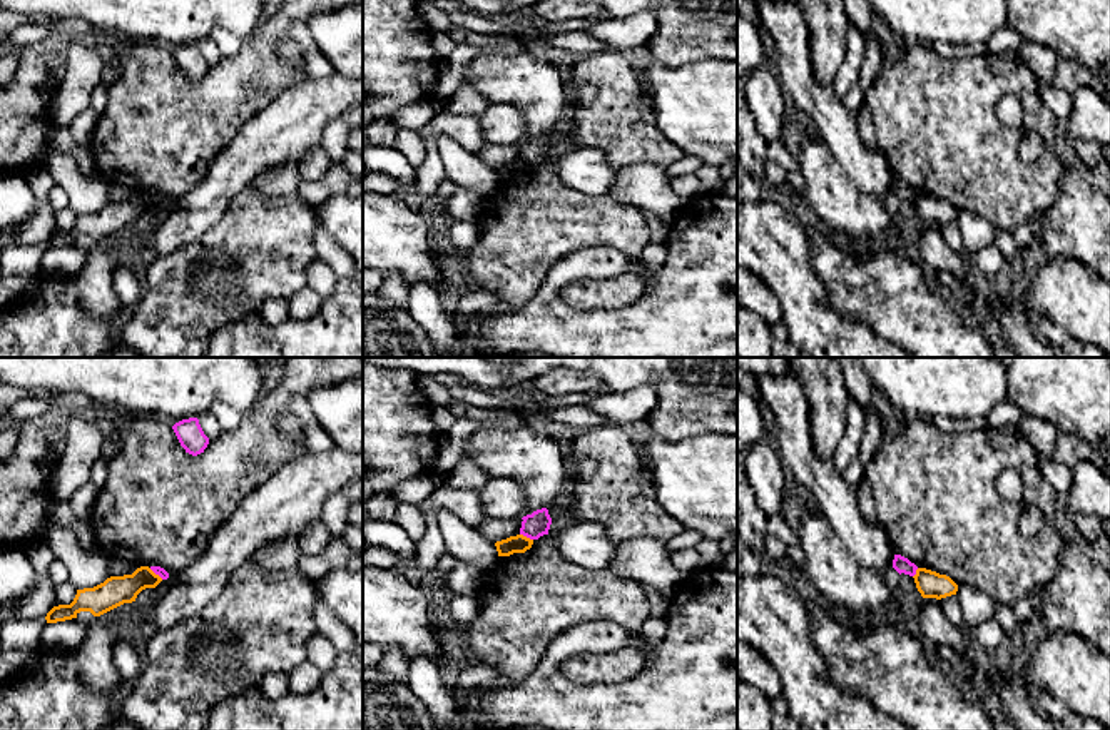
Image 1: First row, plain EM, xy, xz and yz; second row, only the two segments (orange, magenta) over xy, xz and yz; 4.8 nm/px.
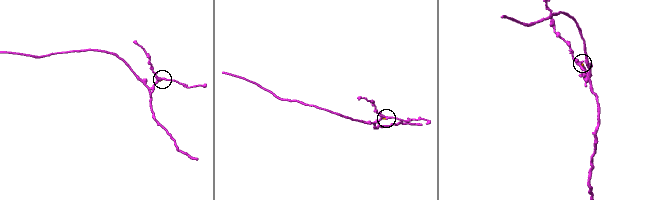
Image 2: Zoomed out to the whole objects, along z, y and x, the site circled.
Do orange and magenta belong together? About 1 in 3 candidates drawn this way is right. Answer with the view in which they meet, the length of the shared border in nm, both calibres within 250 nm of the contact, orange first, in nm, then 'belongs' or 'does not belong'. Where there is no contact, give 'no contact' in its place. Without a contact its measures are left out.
meets orange in xz; contact 70 nm long; 90 nm thick on the orange side, 120 nm on the other; does not belong

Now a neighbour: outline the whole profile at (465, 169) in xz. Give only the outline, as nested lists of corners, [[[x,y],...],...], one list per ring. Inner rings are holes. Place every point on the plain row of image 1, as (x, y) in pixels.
[[[438,139],[438,154],[443,162],[445,175],[458,187],[471,189],[490,195],[498,187],[495,169],[486,165],[475,152],[466,150],[455,139]]]

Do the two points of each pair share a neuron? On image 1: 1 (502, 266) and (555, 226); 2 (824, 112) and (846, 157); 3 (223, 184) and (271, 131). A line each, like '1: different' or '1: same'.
1: same
2: same
3: same

